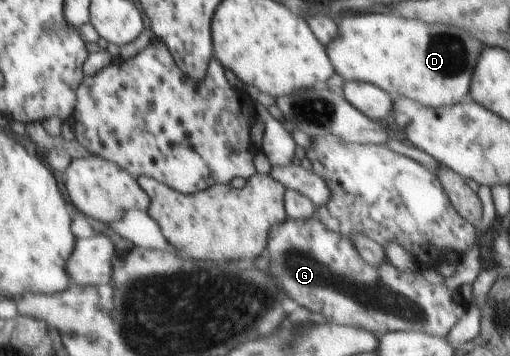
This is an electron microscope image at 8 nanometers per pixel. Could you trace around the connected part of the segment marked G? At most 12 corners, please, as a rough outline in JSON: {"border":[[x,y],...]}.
{"border":[[317,217],[263,260],[323,321],[445,337],[467,310],[423,269],[377,269]]}

